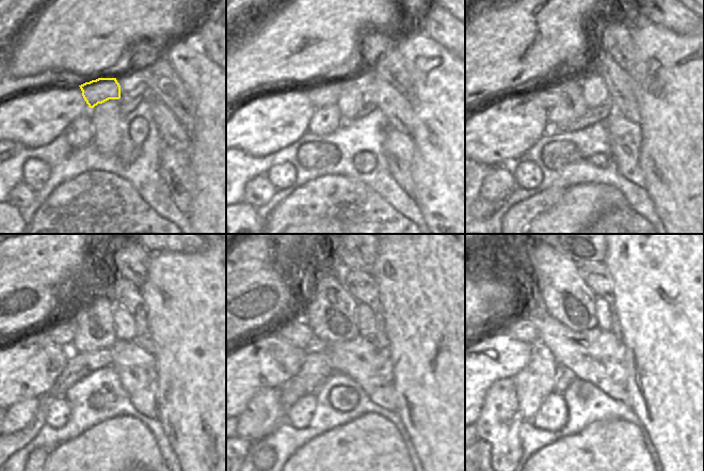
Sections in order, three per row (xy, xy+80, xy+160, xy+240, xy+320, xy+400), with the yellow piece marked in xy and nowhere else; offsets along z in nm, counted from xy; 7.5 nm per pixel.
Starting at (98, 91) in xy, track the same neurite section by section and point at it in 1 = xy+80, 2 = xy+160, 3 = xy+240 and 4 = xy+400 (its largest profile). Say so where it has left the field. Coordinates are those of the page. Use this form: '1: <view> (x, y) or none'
1: xy+80 (321, 94)
2: xy+160 (549, 95)
3: xy+240 (62, 332)
4: xy+400 (520, 328)

